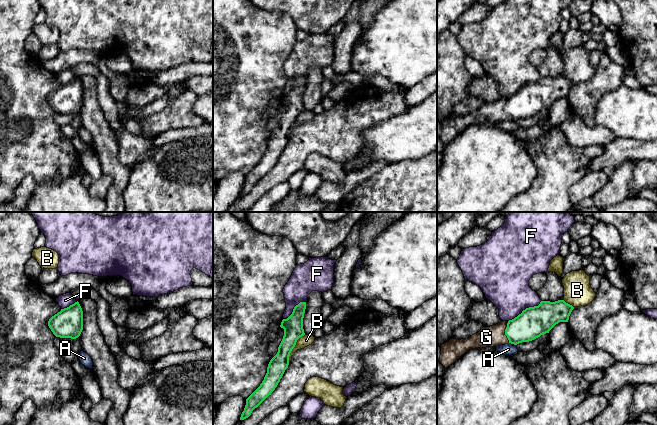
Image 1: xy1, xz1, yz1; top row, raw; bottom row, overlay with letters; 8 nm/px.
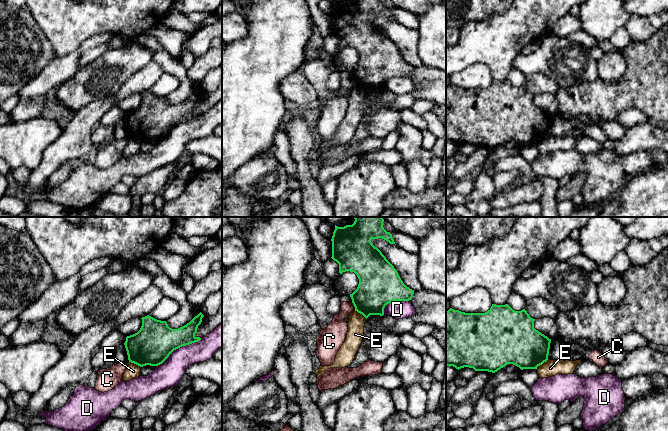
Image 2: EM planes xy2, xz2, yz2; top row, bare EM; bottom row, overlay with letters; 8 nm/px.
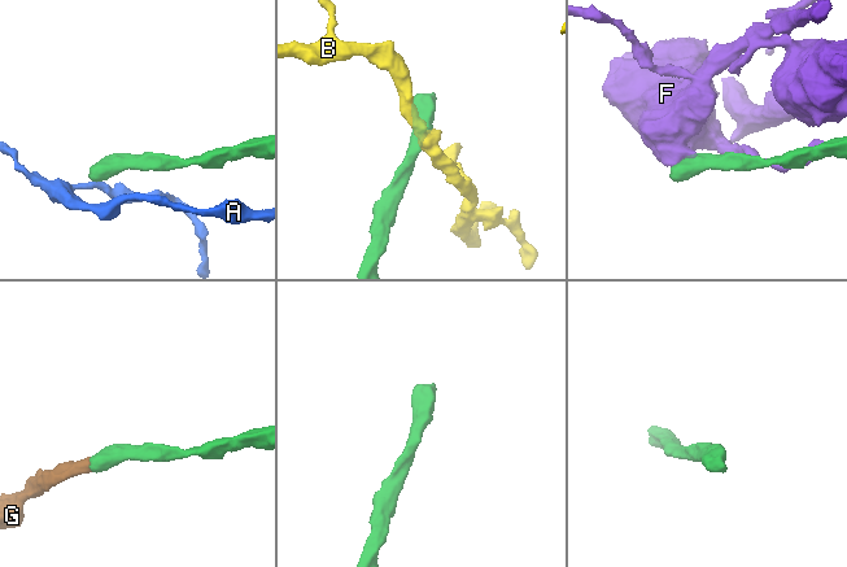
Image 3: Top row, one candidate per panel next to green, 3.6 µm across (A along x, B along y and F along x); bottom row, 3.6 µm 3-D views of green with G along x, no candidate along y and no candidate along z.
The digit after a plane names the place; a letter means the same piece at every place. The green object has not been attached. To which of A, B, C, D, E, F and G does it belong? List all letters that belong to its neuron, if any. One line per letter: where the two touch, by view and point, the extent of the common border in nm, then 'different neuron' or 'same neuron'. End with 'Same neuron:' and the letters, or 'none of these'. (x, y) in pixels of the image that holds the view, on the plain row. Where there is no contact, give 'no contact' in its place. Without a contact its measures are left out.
A: yz1 (513, 119) | 70 nm | different neuron
B: xz1 (294, 122) | 280 nm | different neuron
C: xz2 (352, 78) | 30 nm | different neuron
D: xy2 (178, 123) | 440 nm | different neuron
E: yz2 (542, 139) | 130 nm | different neuron
F: yz1 (526, 84) | 320 nm | different neuron
G: yz1 (505, 108) | 180 nm | same neuron
Same neuron: G

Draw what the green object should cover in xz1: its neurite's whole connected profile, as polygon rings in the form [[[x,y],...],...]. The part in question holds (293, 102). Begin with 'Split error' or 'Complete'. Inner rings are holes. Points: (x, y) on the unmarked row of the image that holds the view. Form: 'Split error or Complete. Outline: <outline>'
Complete. Outline: [[[300,78],[294,83],[292,90],[287,95],[282,96],[280,103],[284,105],[284,112],[278,123],[278,128],[270,136],[267,149],[260,162],[246,175],[246,181],[240,196],[248,194],[252,187],[271,171],[280,158],[288,144],[292,125],[295,123],[297,116],[305,111],[303,105],[305,85],[306,78]]]

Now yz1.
Split error. Outline: [[[564,76],[555,78],[541,77],[538,82],[526,84],[514,95],[501,97],[490,103],[483,103],[478,109],[469,114],[461,116],[450,115],[448,118],[441,121],[439,138],[446,144],[471,125],[497,123],[508,119],[517,121],[522,118],[532,117],[543,110],[549,109],[549,107],[559,98],[568,98],[573,85],[574,83]]]

